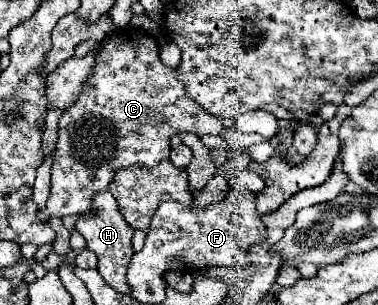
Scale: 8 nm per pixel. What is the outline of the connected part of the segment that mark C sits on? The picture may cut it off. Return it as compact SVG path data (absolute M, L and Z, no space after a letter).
M135 28L115 30L99 44L93 76L59 120L59 138L51 168L51 196L47 208L39 210L37 216L41 222L47 222L51 216L85 214L93 208L95 194L109 190L117 170L127 166L157 166L161 158L169 158L171 136L183 132L221 136L227 126L237 126L245 134L255 132L273 138L279 130L279 120L261 108L249 112L249 120L231 120L227 124L223 118L213 118L213 114L207 114L187 96L177 70L161 62L159 48L147 34Z

